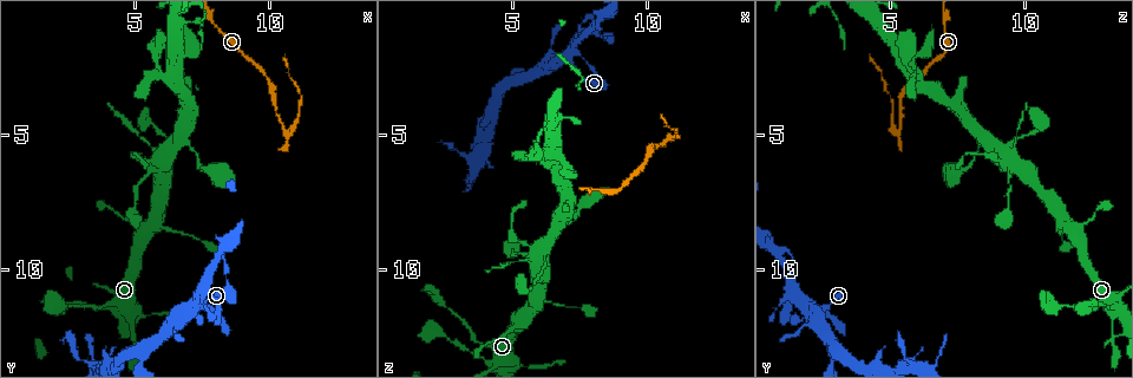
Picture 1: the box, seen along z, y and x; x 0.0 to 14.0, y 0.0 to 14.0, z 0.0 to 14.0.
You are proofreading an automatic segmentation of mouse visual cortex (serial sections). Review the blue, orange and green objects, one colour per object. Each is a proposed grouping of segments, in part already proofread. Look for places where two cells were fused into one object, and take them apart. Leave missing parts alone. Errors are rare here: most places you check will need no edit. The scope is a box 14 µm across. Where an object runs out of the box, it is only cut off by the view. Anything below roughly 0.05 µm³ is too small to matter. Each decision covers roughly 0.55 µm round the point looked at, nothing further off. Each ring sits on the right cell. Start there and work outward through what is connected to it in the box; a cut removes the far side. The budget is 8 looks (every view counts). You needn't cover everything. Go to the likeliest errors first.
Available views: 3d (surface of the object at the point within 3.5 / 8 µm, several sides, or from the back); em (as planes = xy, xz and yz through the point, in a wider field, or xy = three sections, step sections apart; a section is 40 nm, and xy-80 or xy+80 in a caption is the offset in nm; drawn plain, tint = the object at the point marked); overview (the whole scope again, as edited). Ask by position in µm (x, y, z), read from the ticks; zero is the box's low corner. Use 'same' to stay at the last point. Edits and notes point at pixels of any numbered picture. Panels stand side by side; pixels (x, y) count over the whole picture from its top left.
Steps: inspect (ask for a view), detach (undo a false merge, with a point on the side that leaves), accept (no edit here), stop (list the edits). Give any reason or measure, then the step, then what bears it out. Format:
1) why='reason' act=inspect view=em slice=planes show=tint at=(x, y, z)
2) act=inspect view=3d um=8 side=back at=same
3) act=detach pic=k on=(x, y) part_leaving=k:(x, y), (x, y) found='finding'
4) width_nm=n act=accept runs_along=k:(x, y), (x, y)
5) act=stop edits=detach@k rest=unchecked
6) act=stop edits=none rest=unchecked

act=inspect view=3d um=3.5 side=back at=(10.7, 5.0, 5.3)

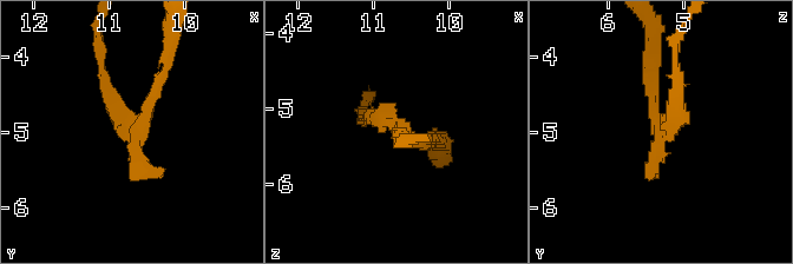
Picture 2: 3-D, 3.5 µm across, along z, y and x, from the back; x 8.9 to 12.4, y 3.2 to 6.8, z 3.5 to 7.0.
why='shape alone is not enough' act=inspect view=em slice=xy step=5 show=tint at=(10.65, 4.90, 5.30)

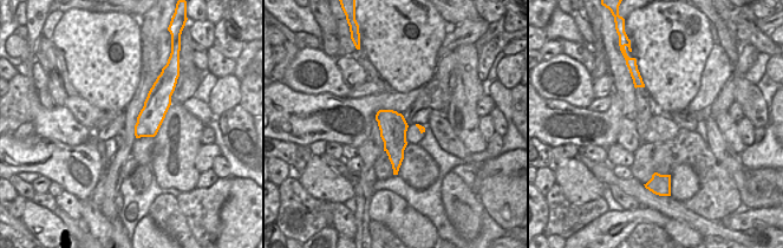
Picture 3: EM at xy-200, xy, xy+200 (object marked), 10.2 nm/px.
why='another direction' act=inspect view=em slice=planes show=tint at=same

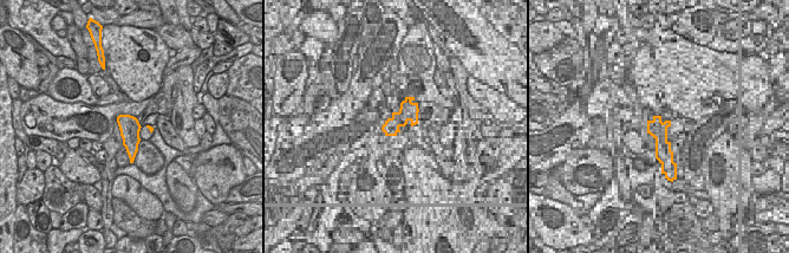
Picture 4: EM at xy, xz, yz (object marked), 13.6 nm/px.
act=detach pic=2 on=(673, 93) part_leaving=2:(667, 125), (675, 118), (679, 32) found='a second cell is stuck on'

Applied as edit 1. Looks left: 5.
act=inspect view=overview

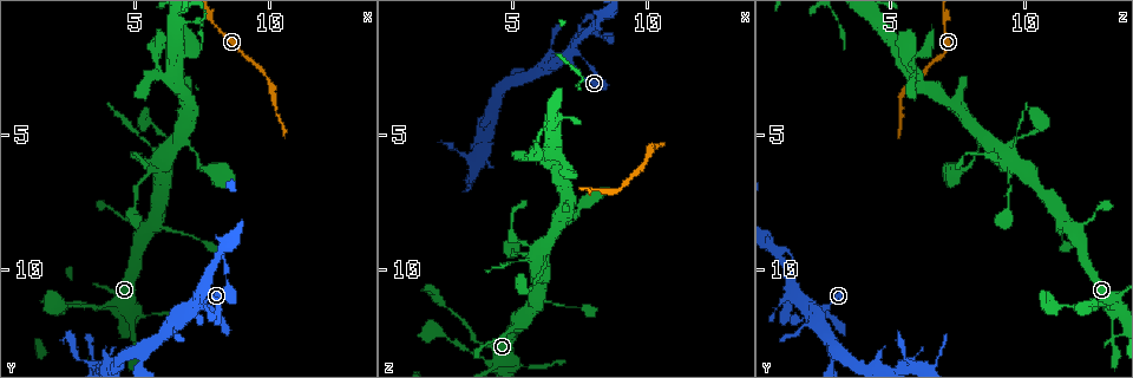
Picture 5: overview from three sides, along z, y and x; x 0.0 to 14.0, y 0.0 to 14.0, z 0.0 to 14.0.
why='four or more arms meet' act=inspect view=3d um=3.5 at=(6.9, 11.5, 2.1)

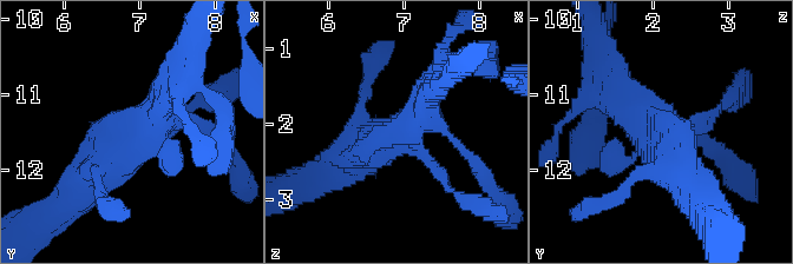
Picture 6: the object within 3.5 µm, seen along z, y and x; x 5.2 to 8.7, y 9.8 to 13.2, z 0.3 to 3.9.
why='shape alone is not enough' act=inspect view=em slice=xy step=3 show=tint at=(7.00, 11.60, 2.15)

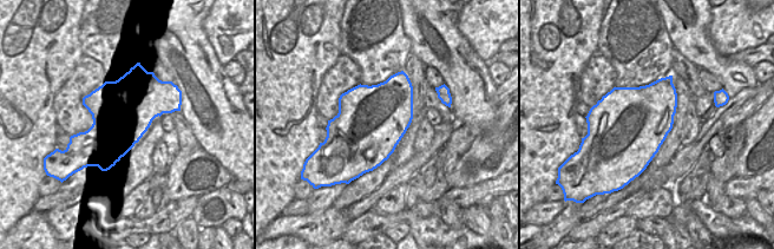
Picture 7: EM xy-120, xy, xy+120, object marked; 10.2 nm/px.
act=accept runs_along=6:(185, 110), (80, 189) found='all the same cell'

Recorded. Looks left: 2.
act=stop edits=detach@2 rest=unchecked

